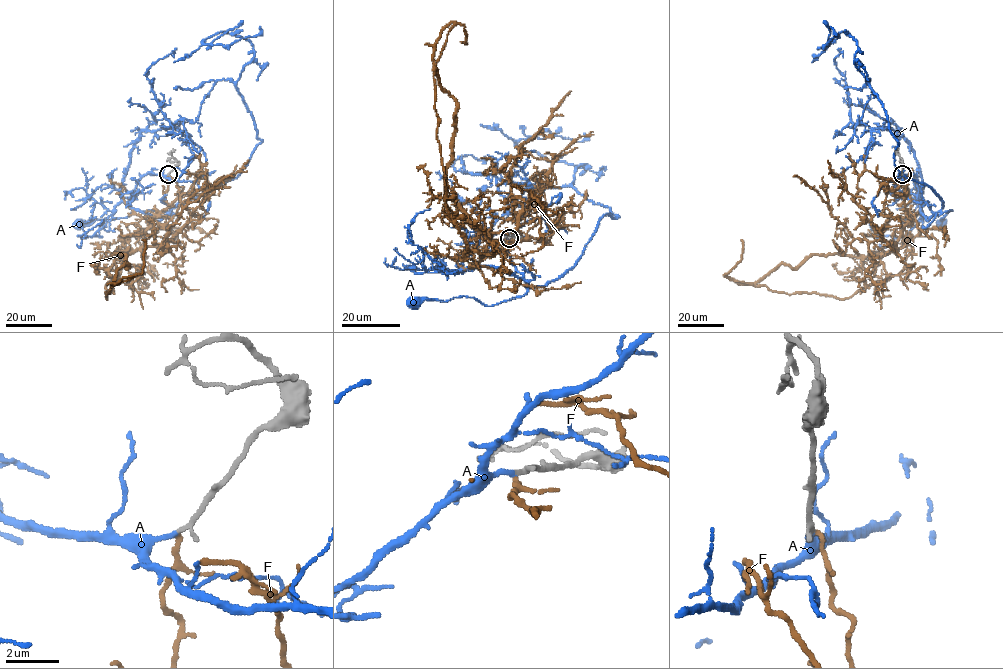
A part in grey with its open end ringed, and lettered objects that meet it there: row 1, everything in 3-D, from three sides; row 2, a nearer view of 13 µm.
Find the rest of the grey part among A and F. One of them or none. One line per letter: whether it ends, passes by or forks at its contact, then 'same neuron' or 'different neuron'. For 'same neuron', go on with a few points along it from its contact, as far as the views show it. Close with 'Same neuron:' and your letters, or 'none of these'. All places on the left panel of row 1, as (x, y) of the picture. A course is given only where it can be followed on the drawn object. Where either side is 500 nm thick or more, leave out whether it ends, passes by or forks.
A: it ends; same neuron; course (168, 174), (149, 172), (141, 177), (128, 204), (154, 217), (172, 216), (134, 210), (79, 224)
F: it ends; different neuron
Same neuron: A

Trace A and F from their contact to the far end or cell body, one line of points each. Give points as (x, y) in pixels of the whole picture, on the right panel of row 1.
A: (902, 174), (911, 172), (917, 177), (920, 209), (926, 217), (952, 210), (938, 222), (941, 224)
F: (902, 174), (907, 221), (883, 255), (811, 255), (738, 284), (724, 275), (740, 259), (741, 239)

